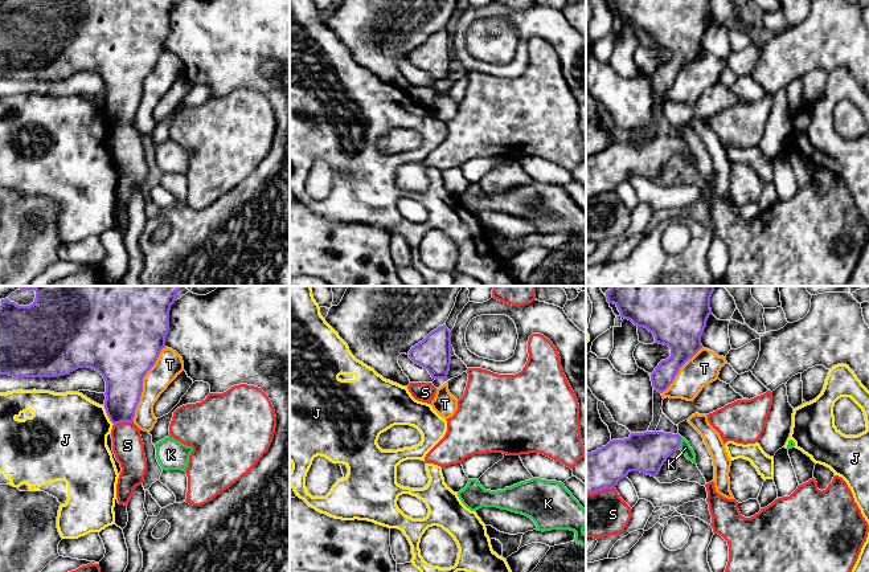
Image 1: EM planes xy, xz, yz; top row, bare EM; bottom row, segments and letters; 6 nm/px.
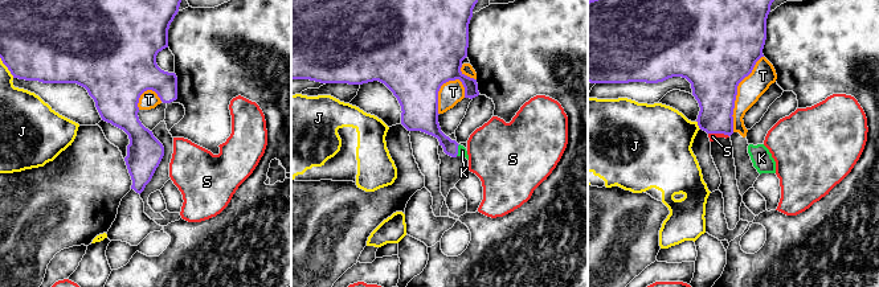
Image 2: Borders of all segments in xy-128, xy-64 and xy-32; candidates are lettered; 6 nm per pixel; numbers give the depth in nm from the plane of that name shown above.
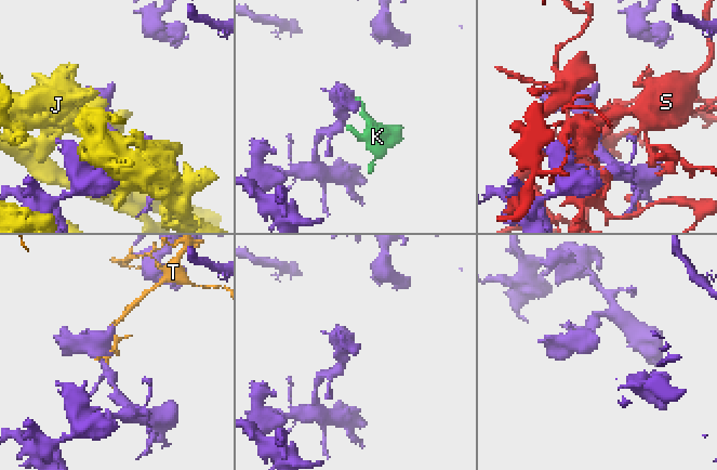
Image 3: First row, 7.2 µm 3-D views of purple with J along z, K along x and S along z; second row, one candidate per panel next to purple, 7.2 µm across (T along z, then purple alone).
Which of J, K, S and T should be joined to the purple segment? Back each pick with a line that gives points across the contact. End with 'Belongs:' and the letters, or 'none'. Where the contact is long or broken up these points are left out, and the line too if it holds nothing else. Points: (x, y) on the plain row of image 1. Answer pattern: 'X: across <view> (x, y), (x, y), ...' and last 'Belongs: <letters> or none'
K: across yz (647, 155), (667, 146), (679, 146), (685, 151)
Belongs: K

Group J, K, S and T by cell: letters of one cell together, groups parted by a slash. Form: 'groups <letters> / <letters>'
groups J / K / S / T

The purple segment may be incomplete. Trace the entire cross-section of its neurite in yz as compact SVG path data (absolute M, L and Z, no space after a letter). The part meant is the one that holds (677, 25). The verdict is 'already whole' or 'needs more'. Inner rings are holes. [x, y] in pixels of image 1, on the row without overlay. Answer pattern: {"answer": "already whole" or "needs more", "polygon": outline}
{"answer": "already whole", "polygon": "M606 0L614 7L620 20L631 24L638 30L644 30L653 37L655 45L668 49L671 60L661 64L651 77L652 90L664 95L673 86L680 72L692 62L701 52L701 40L706 24L712 17L710 0Z"}

